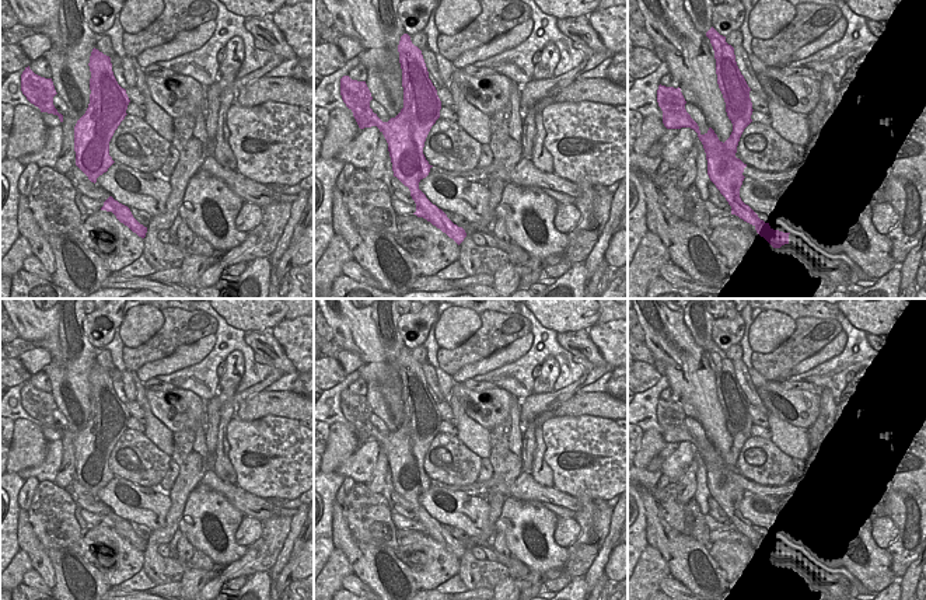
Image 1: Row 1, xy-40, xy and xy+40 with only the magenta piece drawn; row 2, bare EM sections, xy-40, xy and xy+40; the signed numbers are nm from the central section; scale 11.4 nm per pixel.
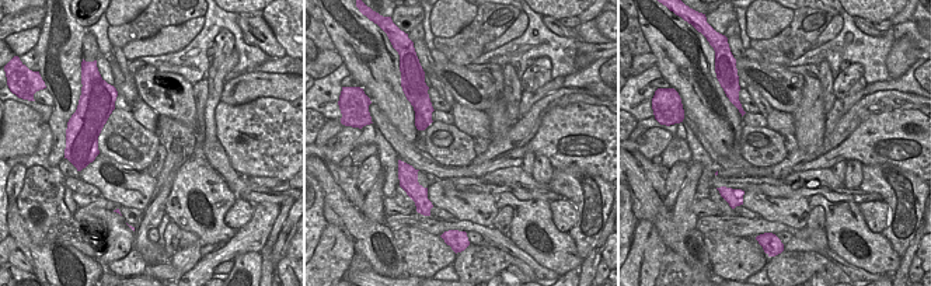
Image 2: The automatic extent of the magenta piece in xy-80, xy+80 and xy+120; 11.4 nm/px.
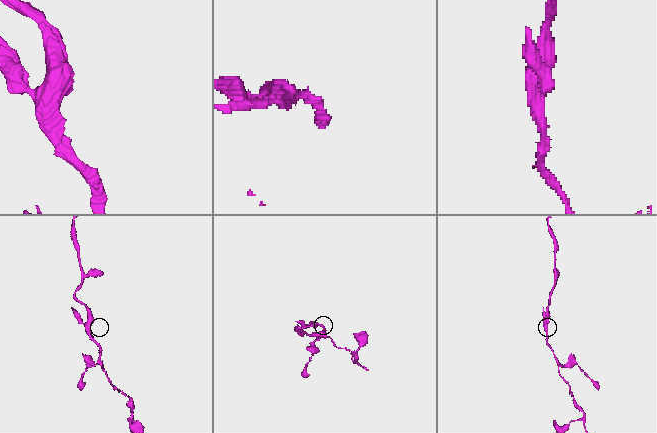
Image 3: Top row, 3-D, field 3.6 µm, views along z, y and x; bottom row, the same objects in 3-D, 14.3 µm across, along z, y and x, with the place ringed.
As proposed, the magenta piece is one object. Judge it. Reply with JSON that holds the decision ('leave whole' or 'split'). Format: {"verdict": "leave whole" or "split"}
{"verdict": "leave whole"}

